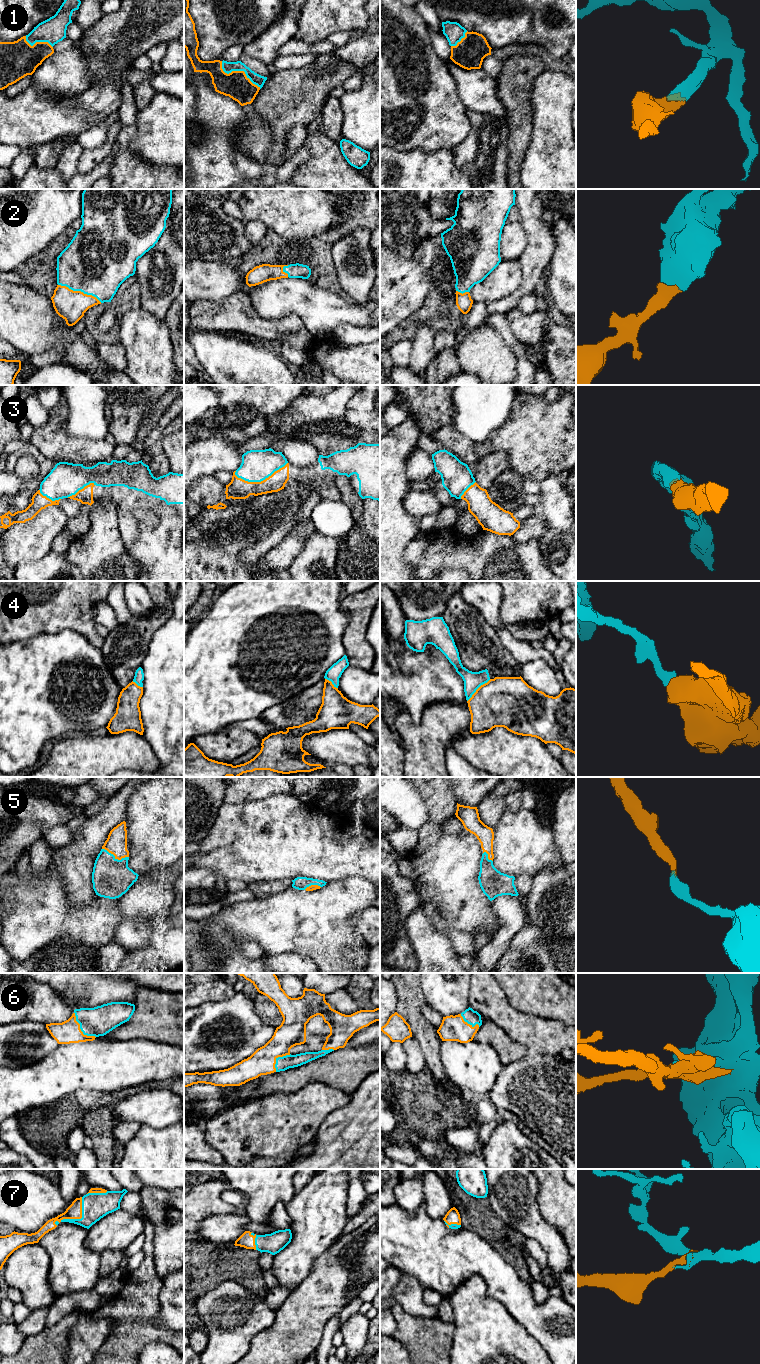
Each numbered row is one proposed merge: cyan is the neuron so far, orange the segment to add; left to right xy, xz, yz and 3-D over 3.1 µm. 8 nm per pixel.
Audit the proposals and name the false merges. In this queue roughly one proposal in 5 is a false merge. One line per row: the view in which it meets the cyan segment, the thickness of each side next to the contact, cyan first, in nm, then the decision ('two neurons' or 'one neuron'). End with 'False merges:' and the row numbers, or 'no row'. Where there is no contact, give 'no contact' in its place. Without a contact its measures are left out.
1: contact in xz; calibres 90 and 220 nm; one neuron
2: contact in xy; calibres 500 and 240 nm; one neuron
3: contact in xz; calibres 260 and 160 nm; one neuron
4: contact in yz; calibres 140 and 400 nm; two neurons
5: contact in xy; calibres 320 and 170 nm; one neuron
6: contact in xy; calibres 240 and 180 nm; one neuron
7: contact in xy; calibres 220 and 120 nm; one neuron
False merges: 4

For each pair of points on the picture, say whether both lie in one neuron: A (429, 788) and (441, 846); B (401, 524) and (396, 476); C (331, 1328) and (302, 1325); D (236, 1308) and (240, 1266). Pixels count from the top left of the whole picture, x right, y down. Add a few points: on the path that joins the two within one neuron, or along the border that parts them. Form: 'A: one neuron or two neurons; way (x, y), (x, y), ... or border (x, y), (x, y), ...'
A: two neurons; border (428, 820), (440, 824)
B: one neuron; way (395, 512), (395, 488)
C: two neurons; border (338, 1313), (327, 1322), (316, 1349)
D: two neurons; border (215, 1286), (227, 1280), (235, 1280), (258, 1296)

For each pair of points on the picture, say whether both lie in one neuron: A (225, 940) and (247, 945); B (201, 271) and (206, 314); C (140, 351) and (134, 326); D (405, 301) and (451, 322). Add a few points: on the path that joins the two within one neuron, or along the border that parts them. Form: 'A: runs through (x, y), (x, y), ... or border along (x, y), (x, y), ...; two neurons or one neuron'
A: border along (240, 944), (246, 956), (250, 958), (260, 957); two neurons
B: border along (227, 296), (219, 300), (196, 300), (194, 302); two neurons
C: runs through (140, 345), (140, 332); one neuron
D: border along (428, 285), (428, 291), (423, 304), (401, 322); two neurons

